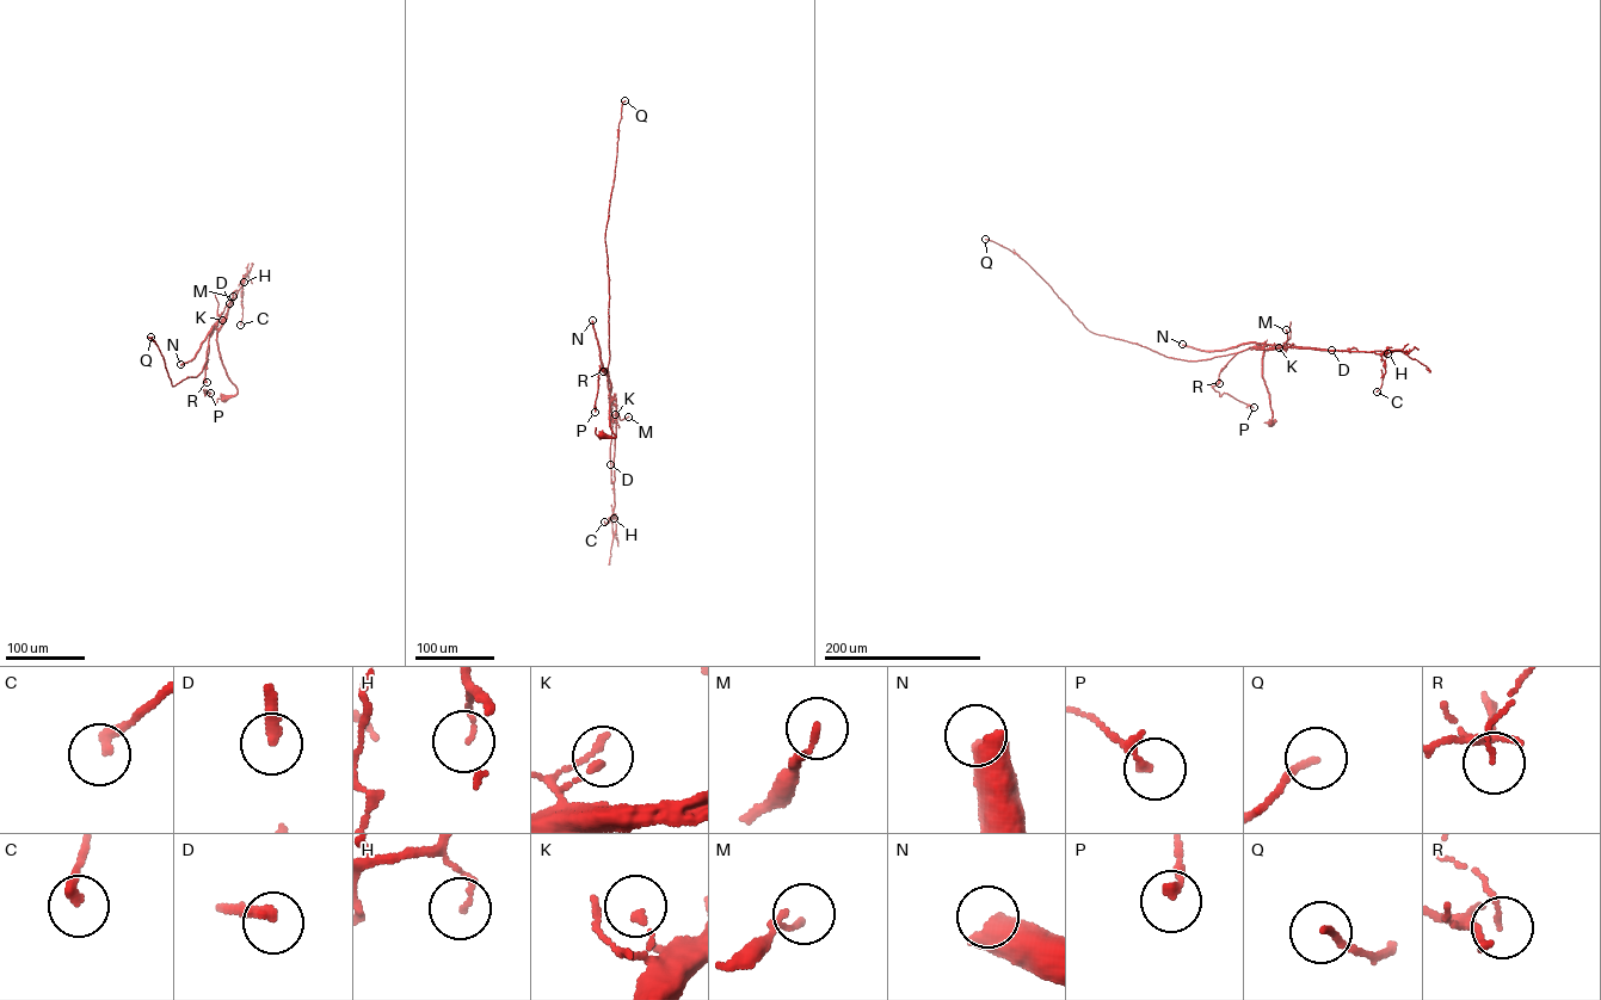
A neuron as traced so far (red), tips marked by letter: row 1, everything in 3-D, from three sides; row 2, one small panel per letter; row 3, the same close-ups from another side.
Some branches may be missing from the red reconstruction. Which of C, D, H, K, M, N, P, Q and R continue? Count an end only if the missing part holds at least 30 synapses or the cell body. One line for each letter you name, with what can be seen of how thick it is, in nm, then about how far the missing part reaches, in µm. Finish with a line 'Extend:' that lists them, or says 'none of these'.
N: 700 nm thick; about 850 µm are missing
Extend: N

